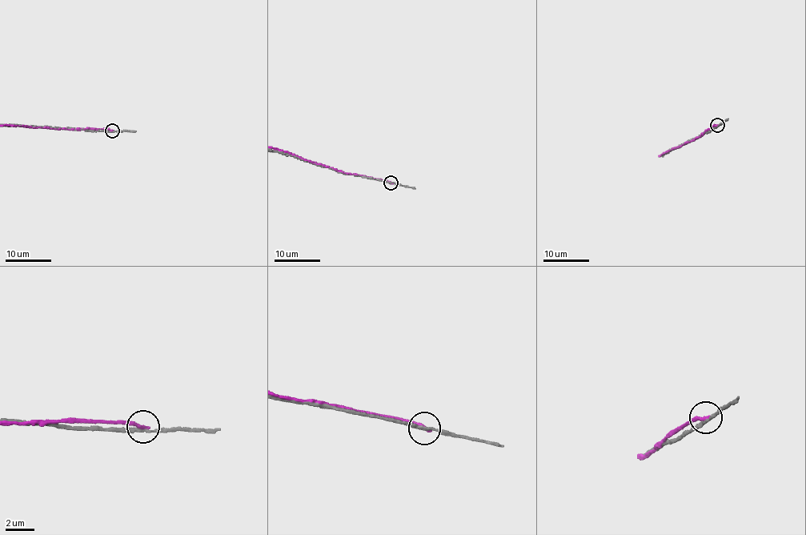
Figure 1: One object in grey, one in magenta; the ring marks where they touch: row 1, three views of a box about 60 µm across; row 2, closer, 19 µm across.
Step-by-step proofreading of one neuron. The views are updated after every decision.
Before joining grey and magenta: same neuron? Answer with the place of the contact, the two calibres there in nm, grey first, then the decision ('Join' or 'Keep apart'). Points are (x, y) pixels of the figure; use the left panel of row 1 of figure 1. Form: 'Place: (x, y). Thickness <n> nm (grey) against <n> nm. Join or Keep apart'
Place: (112, 130). Thickness 180 nm (grey) against 240 nm. Keep apart

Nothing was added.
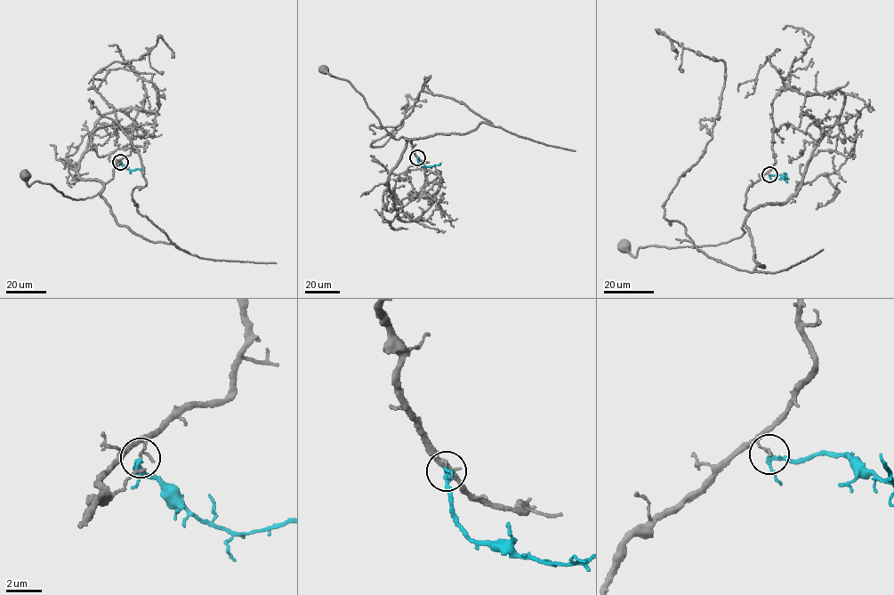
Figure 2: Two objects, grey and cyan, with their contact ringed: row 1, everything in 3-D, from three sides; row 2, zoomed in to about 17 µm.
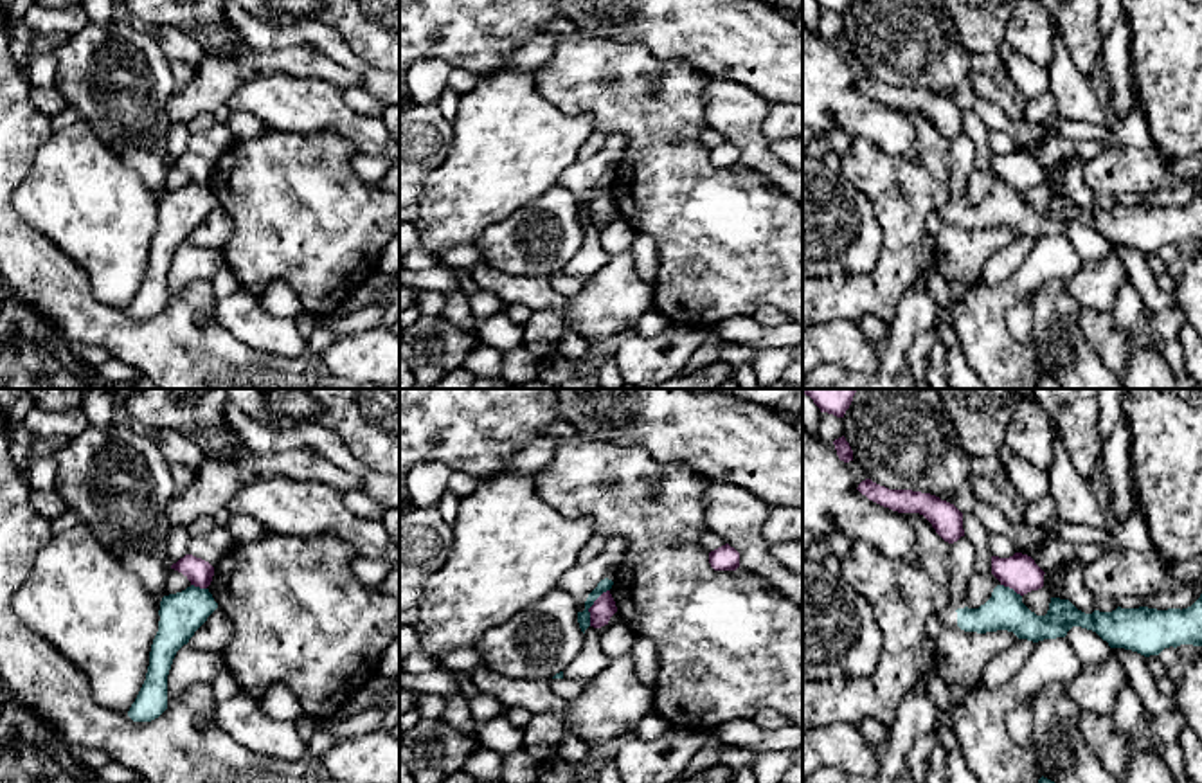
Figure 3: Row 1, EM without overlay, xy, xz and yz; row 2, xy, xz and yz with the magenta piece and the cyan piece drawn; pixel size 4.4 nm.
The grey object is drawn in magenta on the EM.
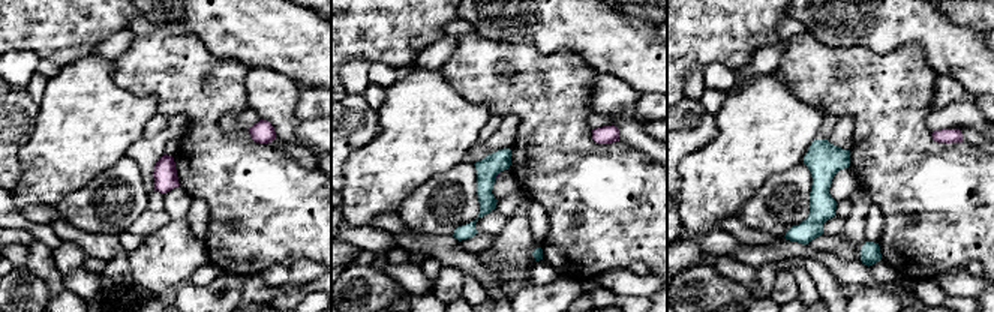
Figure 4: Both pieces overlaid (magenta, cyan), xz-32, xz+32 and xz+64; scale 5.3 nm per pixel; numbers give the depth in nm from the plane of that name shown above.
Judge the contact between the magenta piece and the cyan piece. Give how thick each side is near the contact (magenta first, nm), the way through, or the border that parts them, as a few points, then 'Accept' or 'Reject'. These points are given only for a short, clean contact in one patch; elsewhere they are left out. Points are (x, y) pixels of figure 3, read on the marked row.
Thickness 100 nm (magenta) against 60 nm. Boundary: xz (609, 589), (589, 609), (589, 625). Reject

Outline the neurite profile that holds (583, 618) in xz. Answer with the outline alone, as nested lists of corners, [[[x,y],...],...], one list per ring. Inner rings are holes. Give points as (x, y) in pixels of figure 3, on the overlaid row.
[[[605,578],[597,583],[597,587],[588,594],[587,601],[585,601],[585,610],[578,612],[578,623],[581,632],[585,634],[585,630],[590,626],[590,612],[588,608],[594,605],[594,601],[606,590],[610,590],[614,585],[612,580]]]

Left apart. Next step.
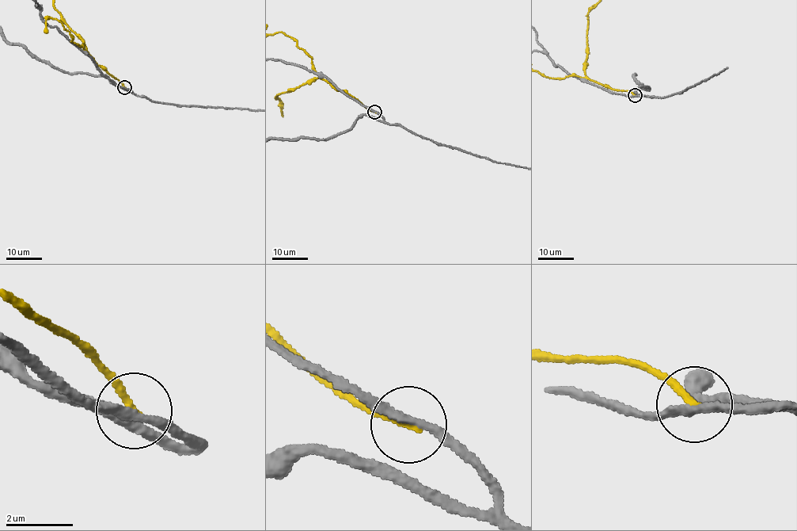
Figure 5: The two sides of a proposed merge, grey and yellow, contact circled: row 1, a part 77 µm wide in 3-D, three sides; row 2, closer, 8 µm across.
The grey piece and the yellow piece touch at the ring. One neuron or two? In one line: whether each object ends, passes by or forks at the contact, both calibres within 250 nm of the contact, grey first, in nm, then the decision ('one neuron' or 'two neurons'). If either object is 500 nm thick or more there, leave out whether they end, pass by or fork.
grey passes by; yellow ends there; 220 nm thick on the grey side, 220 nm on the other; two neurons

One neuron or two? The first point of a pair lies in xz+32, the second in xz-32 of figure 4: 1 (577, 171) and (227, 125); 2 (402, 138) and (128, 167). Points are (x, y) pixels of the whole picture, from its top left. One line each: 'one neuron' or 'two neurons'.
1: two neurons
2: two neurons

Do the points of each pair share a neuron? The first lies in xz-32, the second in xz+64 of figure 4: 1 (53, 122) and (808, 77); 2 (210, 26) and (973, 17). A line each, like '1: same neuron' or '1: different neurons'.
1: different neurons
2: different neurons

